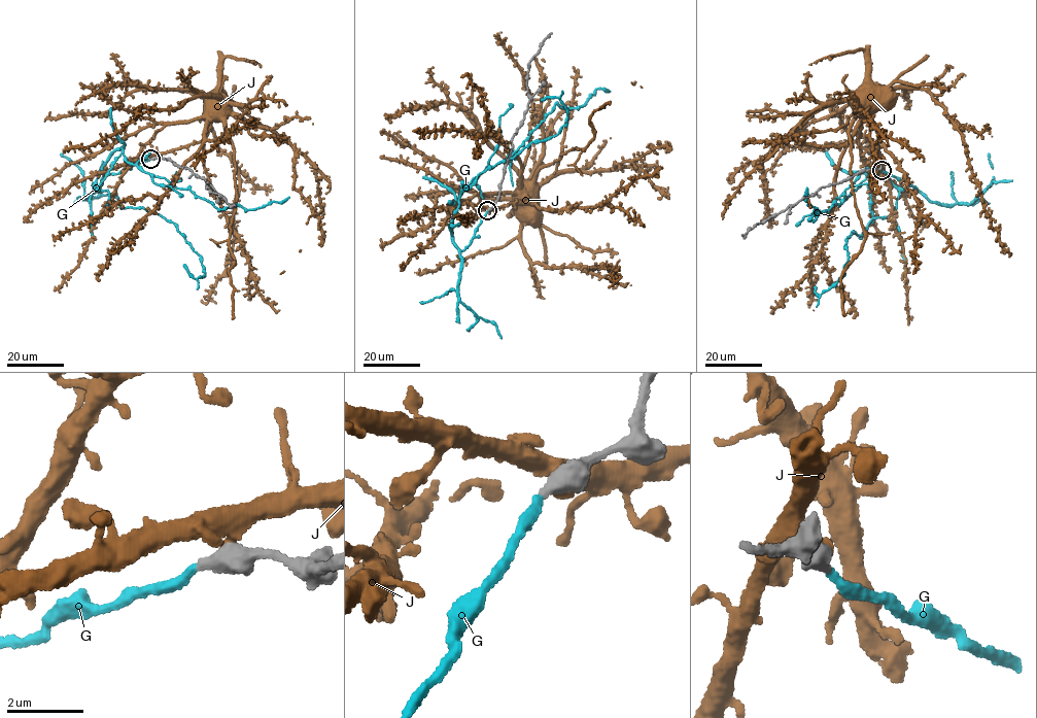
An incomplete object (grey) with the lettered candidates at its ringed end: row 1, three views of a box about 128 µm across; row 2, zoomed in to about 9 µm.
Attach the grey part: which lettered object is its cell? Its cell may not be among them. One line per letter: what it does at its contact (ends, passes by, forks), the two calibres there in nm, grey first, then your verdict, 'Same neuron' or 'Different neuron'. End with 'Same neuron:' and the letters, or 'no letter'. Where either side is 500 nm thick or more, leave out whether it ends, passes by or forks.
G: It ends there. Thickness 420 nm (grey) against 240 nm. Same neuron
J: Thickness 650 nm (grey) against 360 nm. Different neuron
Same neuron: G

